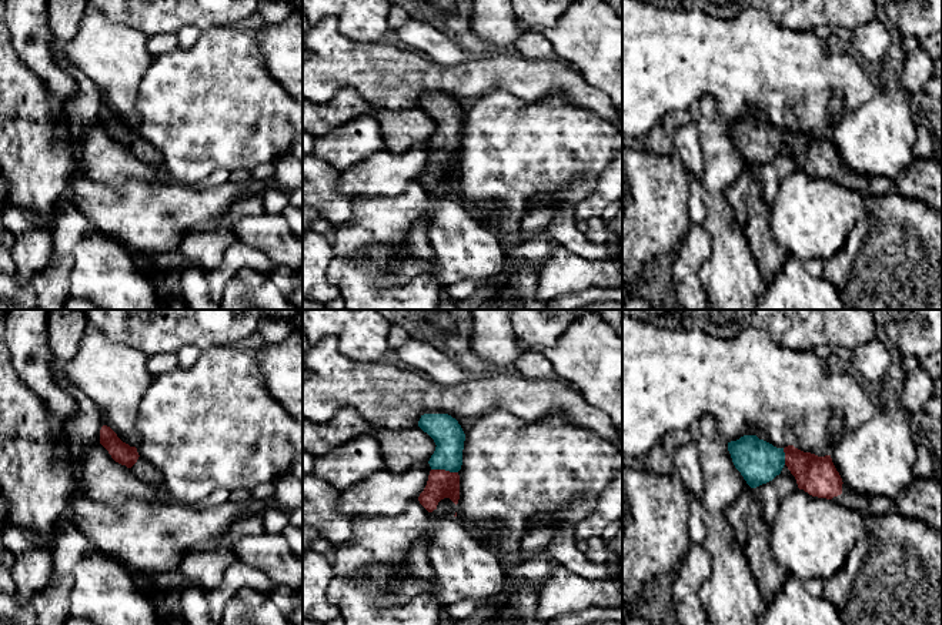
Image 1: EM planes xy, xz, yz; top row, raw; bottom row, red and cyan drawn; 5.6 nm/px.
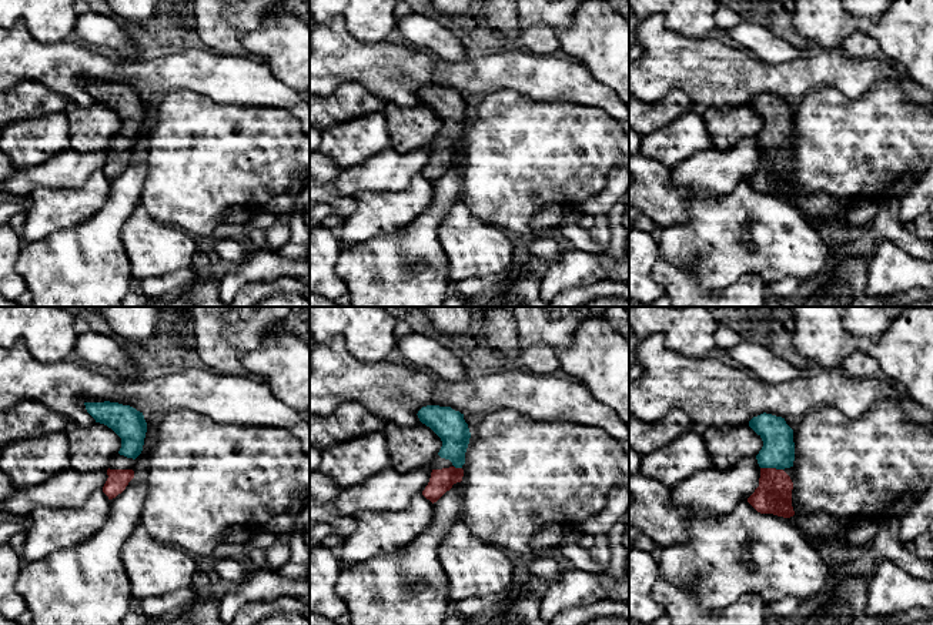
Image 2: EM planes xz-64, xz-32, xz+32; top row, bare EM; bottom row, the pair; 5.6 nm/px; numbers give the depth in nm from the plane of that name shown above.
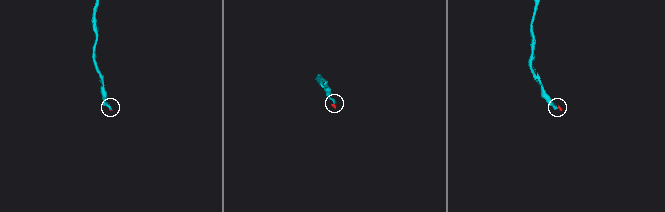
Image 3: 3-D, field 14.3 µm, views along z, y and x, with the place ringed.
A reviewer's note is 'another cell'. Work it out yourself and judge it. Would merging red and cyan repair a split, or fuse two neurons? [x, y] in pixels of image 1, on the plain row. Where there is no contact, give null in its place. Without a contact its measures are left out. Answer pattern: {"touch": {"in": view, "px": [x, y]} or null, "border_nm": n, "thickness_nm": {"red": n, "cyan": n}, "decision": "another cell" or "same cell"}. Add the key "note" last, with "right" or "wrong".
{"touch": {"in": "xz", "px": [444, 150]}, "border_nm": 150, "thickness_nm": {"red": 160, "cyan": 170}, "decision": "same cell", "note": "wrong"}

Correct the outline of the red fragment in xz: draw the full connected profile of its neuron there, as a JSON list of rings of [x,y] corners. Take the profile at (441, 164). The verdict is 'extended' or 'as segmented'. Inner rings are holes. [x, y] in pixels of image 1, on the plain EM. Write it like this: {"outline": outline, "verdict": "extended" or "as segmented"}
{"outline": [[[424,94],[418,107],[435,123],[435,131],[427,166],[420,174],[420,184],[432,193],[441,180],[450,178],[455,186],[460,180],[460,156],[465,114],[455,98],[448,94]]], "verdict": "extended"}

